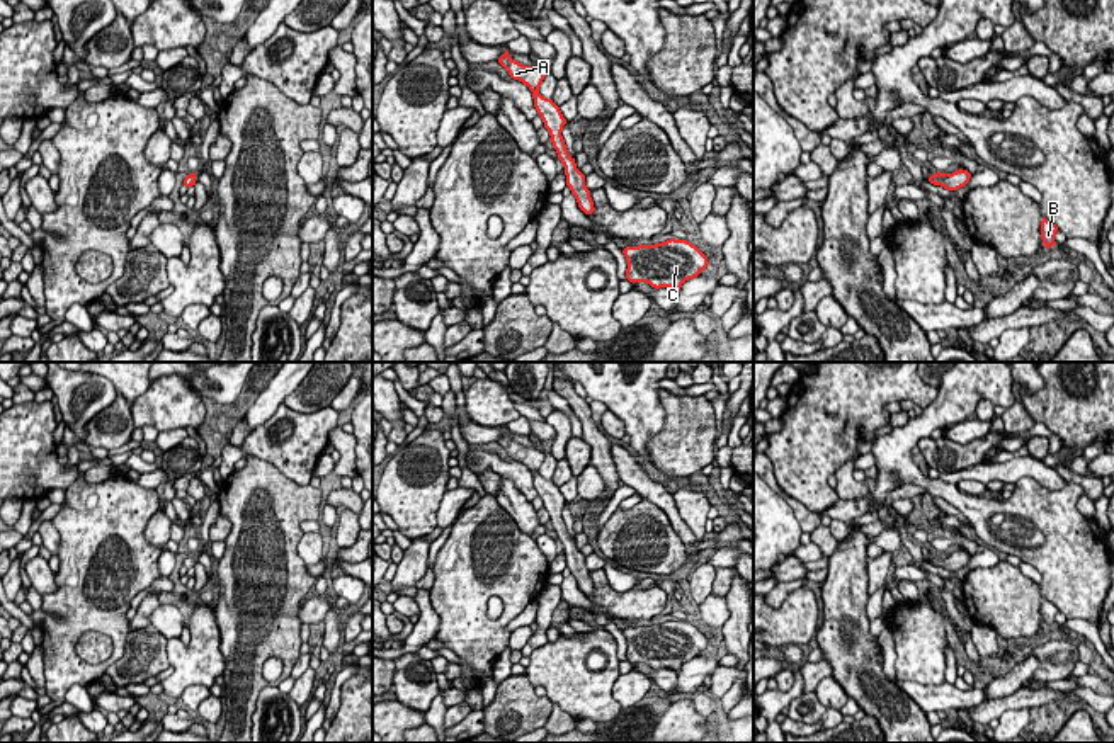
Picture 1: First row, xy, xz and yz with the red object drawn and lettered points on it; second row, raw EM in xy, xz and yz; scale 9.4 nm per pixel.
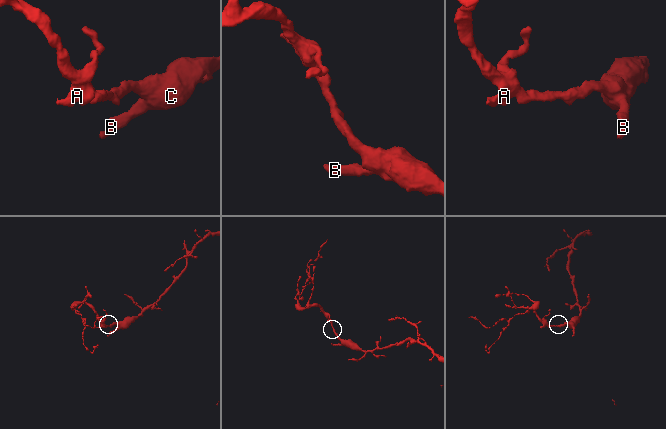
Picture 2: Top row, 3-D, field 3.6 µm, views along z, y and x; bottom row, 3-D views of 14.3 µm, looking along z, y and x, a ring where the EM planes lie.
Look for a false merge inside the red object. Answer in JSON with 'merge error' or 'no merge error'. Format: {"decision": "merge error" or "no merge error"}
{"decision": "no merge error"}

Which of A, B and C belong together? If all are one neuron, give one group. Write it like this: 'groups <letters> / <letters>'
groups A B C

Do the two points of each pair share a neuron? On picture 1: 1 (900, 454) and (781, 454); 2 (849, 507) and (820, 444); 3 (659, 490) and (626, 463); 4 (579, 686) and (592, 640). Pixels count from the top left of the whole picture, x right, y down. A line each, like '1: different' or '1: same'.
1: different
2: different
3: same
4: same

